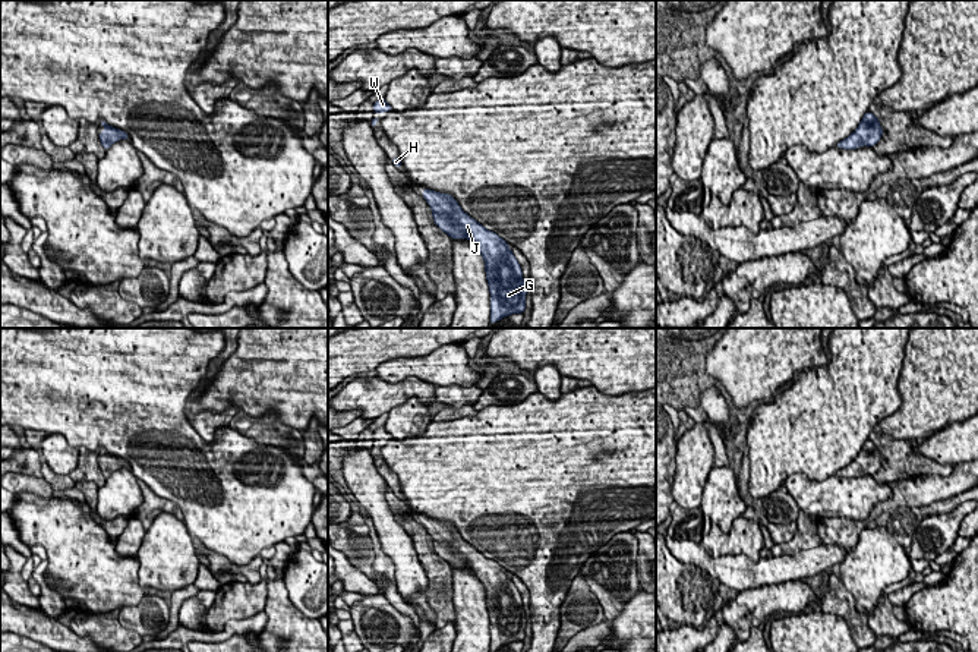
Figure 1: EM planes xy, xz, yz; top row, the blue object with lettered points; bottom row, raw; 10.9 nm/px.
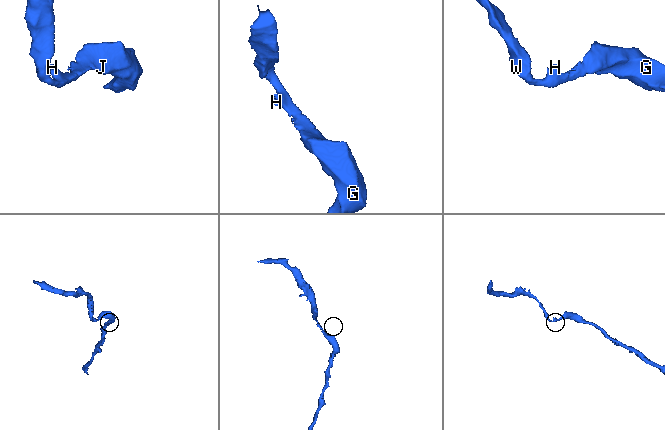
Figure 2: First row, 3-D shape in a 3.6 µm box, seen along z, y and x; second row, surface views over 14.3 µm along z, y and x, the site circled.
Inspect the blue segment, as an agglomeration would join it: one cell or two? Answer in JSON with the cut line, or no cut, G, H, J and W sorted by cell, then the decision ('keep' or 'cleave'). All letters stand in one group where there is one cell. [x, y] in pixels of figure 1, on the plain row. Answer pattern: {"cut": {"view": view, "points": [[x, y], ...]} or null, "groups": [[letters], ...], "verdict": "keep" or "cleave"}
{"cut": null, "groups": [["G", "H", "J", "W"]], "verdict": "keep"}

